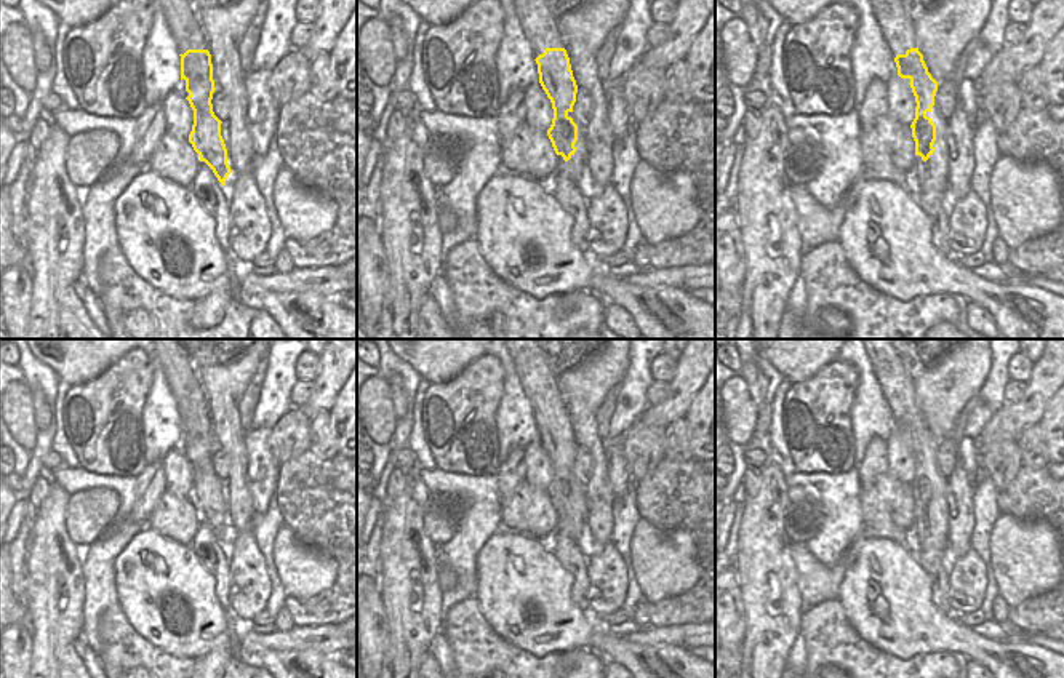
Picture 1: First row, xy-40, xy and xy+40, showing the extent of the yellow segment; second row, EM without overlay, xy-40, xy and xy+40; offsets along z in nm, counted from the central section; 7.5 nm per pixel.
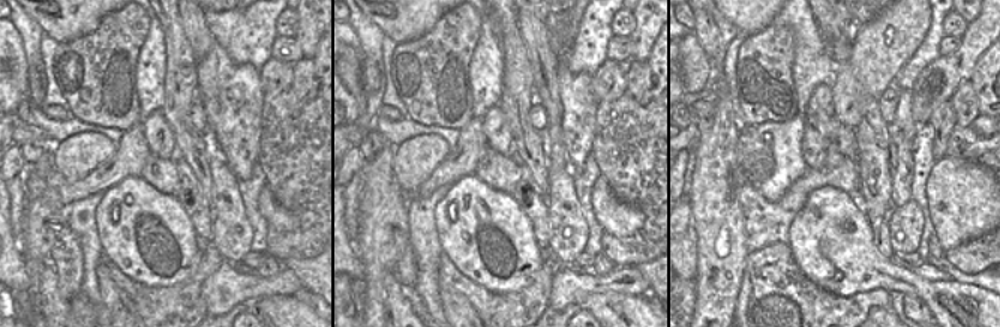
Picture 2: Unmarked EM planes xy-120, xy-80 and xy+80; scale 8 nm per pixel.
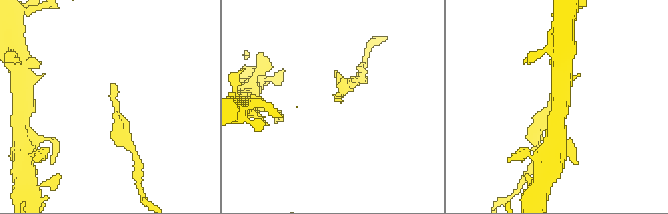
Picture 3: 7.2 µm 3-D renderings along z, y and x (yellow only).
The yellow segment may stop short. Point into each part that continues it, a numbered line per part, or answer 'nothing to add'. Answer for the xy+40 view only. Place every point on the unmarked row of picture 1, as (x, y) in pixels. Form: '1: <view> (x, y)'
nothing to add.

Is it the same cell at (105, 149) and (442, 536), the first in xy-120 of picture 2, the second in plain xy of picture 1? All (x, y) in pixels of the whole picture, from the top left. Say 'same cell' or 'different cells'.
same cell

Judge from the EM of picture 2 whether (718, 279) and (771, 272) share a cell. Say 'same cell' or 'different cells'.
different cells

